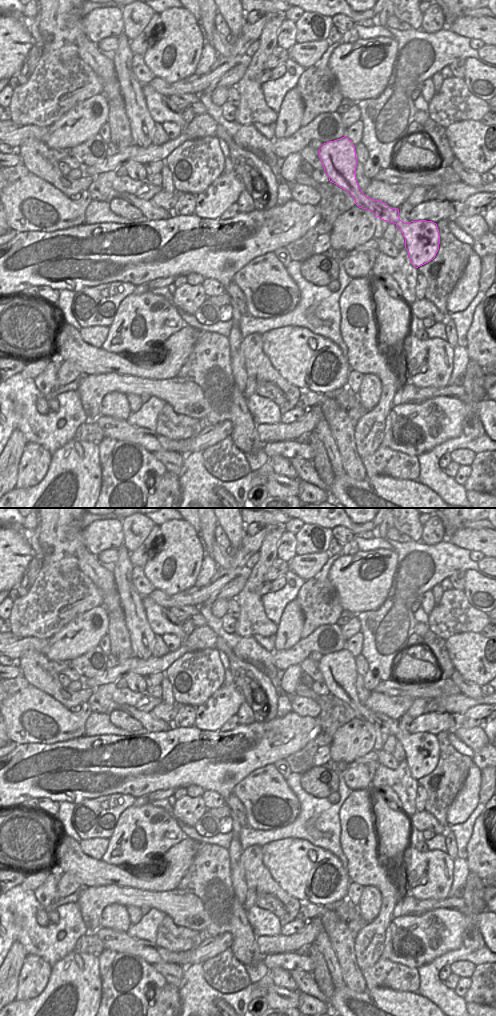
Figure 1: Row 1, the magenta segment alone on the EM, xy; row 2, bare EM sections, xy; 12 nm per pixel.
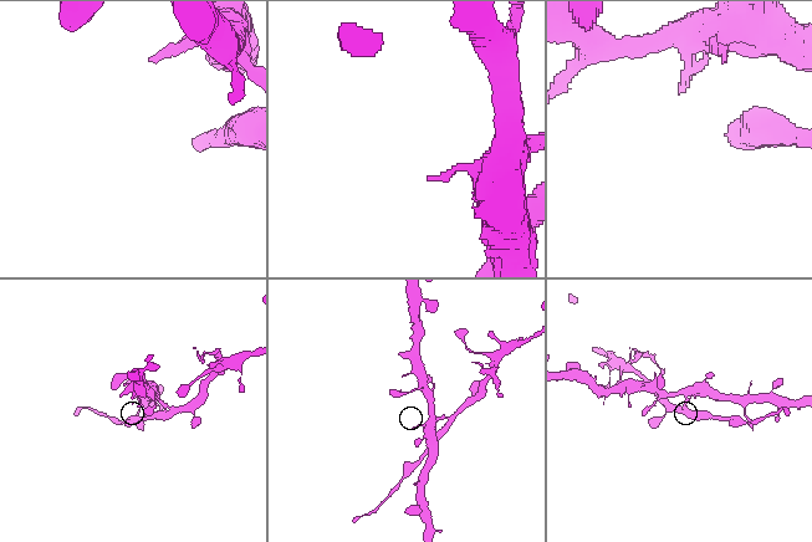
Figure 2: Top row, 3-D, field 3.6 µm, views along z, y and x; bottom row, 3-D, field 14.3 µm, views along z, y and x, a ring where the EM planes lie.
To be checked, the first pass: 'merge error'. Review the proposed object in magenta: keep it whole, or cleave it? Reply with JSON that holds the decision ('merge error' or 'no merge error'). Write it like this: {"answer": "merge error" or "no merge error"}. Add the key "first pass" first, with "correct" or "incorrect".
{"first pass": "correct", "answer": "merge error"}

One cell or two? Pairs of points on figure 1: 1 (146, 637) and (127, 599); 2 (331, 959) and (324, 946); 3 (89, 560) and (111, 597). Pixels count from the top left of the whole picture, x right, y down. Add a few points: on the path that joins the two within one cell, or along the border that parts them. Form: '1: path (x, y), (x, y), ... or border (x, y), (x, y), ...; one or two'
1: path (140, 628), (135, 620), (133, 608); one
2: path (330, 956), (327, 949); one
3: path (94, 569), (104, 579), (107, 588); one

